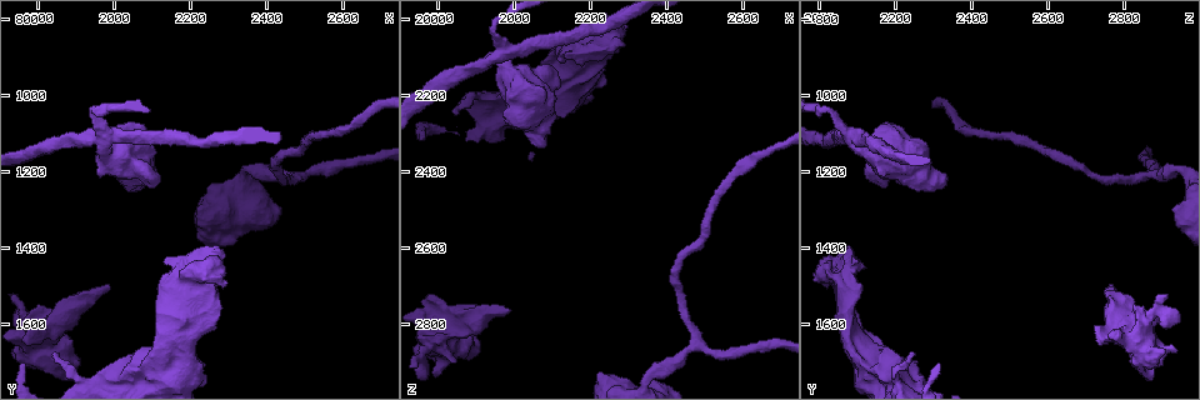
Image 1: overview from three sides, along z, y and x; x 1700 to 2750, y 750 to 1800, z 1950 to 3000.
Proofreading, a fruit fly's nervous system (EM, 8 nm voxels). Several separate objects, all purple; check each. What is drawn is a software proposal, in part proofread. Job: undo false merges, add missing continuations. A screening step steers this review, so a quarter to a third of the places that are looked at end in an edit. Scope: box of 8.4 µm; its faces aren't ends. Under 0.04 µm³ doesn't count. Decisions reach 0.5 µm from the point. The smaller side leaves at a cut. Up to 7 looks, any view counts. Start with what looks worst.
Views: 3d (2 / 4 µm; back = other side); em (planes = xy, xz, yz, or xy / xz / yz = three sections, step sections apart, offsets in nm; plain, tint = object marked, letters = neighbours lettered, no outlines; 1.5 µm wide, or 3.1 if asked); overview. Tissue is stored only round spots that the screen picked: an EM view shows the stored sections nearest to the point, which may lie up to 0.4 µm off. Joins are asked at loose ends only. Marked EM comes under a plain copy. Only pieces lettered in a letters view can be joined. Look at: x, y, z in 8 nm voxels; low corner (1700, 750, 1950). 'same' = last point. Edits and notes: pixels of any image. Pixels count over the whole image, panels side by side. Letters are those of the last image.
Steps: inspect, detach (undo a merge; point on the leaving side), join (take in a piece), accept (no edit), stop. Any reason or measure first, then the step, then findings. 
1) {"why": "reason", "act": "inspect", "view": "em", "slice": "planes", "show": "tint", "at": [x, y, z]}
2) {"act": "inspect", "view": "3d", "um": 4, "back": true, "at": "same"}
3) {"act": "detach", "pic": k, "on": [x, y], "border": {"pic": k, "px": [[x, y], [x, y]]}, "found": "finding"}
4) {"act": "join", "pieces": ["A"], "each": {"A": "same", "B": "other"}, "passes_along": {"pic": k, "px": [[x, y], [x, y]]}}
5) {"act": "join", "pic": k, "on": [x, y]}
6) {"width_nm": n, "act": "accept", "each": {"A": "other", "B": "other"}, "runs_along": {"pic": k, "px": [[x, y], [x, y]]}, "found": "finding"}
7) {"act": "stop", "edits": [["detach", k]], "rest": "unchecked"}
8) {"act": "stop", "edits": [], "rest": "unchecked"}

{"why": "stops while still wide", "act": "inspect", "view": "em", "slice": "planes", "show": "letters", "at": [1990, 1505, 2765]}

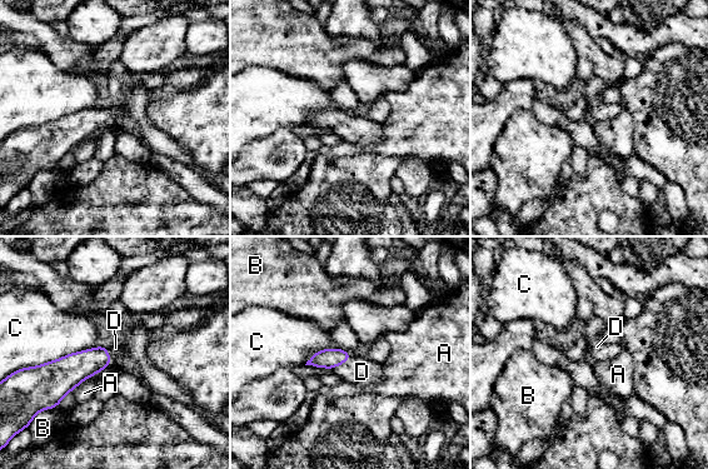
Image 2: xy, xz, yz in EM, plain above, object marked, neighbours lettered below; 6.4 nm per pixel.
{"longest_contact_nm": ["C", 550], "act": "join", "pieces": ["D"], "each": {"A": "other", "B": "other", "C": "other", "D": "same"}, "passes_along": {"pic": 2, "px": [[328, 358], [343, 362], [362, 372]]}, "found": "the cell continues"}

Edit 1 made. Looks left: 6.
{"why": "sharp bend", "act": "inspect", "view": "em", "slice": "planes", "show": "tint", "at": [1970, 1140, 2100]}

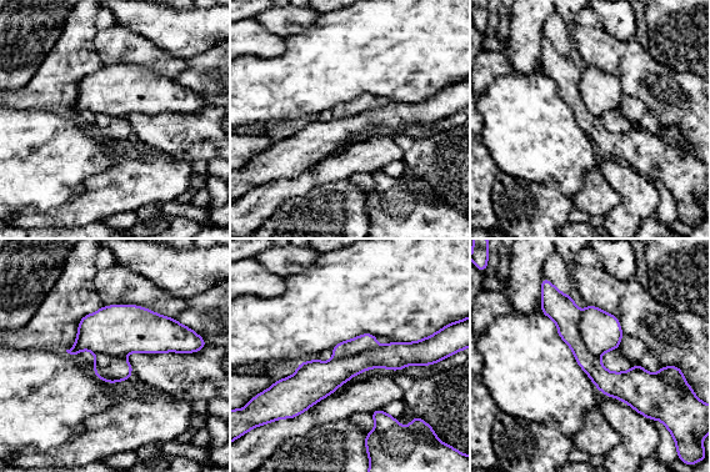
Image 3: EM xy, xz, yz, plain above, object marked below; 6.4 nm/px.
{"act": "inspect", "view": "em", "slice": "planes", "show": "letters", "at": "same"}

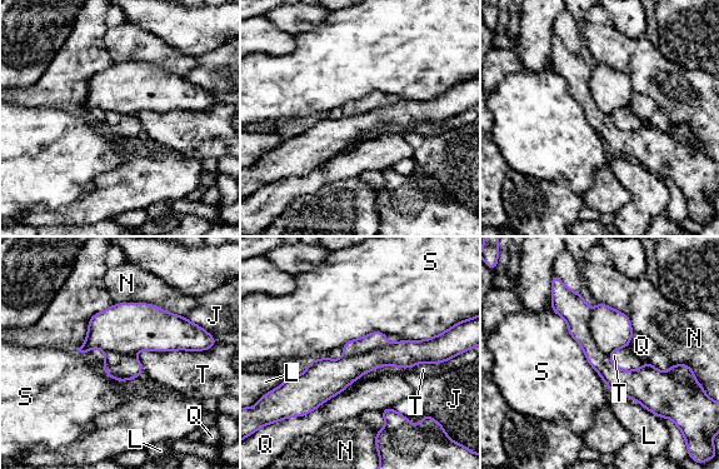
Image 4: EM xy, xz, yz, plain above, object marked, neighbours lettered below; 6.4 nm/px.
{"longest_contact_nm": ["T", 700], "act": "detach", "pic": 4, "on": [610, 329], "each": {"J": "other", "L": "other", "N": "other", "Q": "other", "S": "other", "T": "other"}, "part_leaving": {"pic": 4, "px": [[429, 358], [383, 355], [290, 385]]}, "found": "two cells meet here"}

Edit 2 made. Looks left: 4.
{"act": "inspect", "view": "overview"}

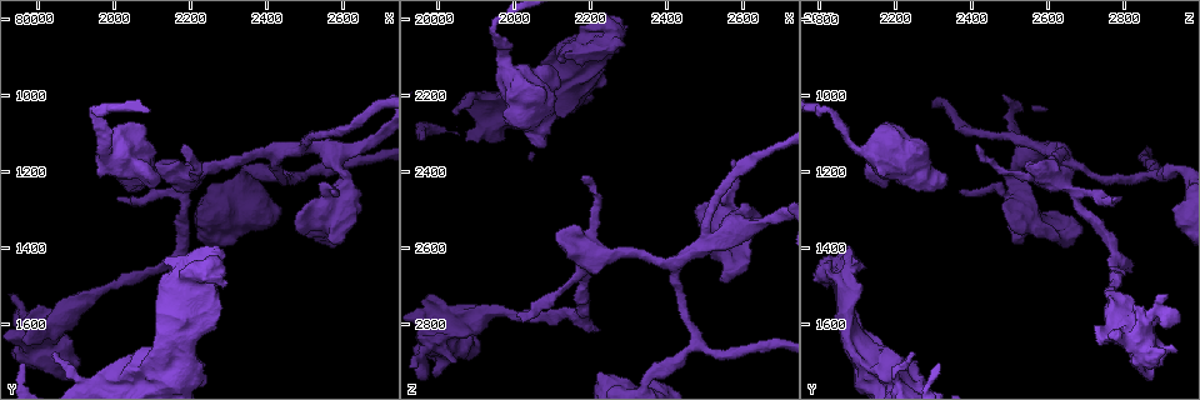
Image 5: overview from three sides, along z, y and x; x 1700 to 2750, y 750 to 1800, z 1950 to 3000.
{"act": "inspect", "view": "3d", "um": 4, "at": [2465, 1210, 2865]}

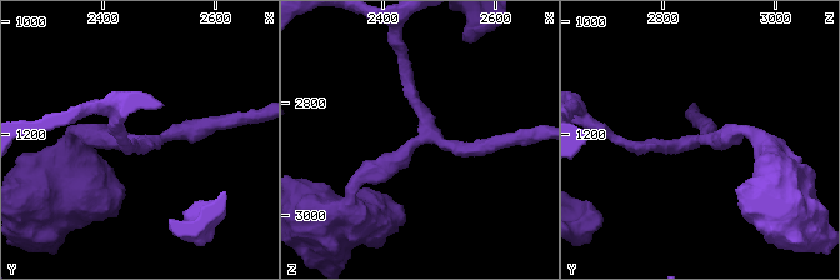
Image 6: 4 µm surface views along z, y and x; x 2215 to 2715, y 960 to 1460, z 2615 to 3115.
{"arms": 3, "arm_widths_nm": [190, 220, 300], "why": "shape alone is not enough", "act": "inspect", "view": "em", "slice": "planes", "show": "letters", "at": [2475, 1210, 2860]}

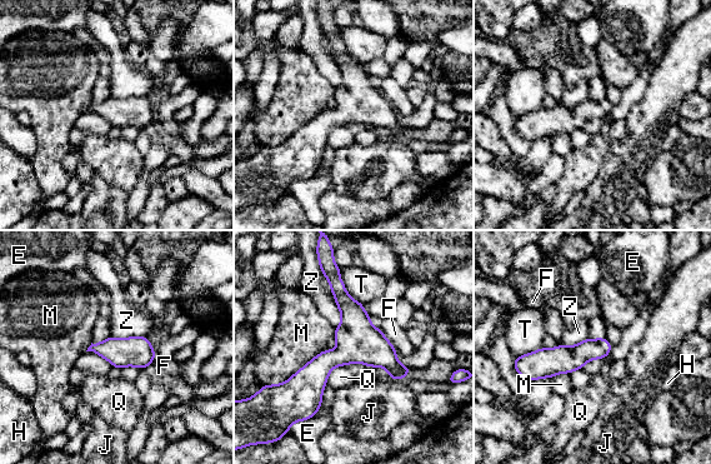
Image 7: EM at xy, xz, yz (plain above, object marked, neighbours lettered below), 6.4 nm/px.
{"act": "accept", "each": {"E": "other", "F": "other", "H": "other", "J": "other", "M": "other", "Q": "other", "T": "other", "Z": "other"}, "found": "continuous, no second cell"}

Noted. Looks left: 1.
{"act": "stop", "edits": [["join", 2], ["detach", 4]], "rest": "unchecked"}

